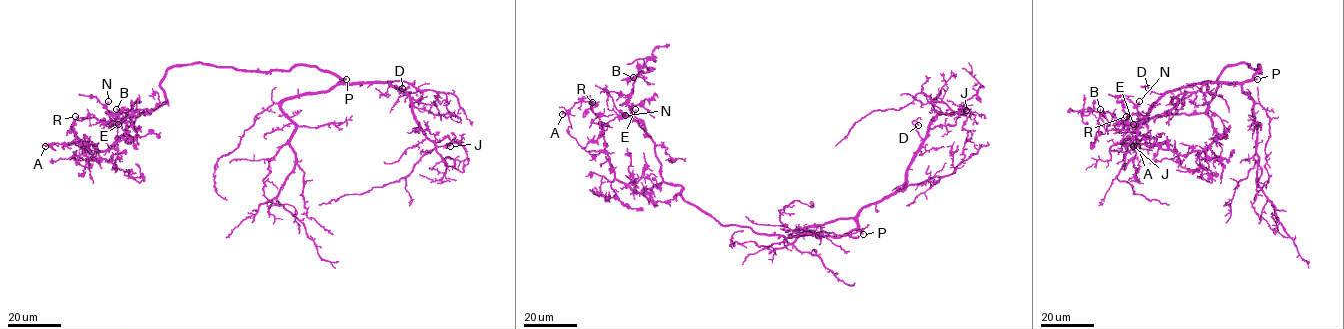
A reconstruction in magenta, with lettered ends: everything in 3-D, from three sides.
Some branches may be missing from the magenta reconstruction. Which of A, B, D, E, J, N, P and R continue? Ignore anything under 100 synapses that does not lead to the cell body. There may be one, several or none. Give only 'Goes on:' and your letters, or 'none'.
Goes on: P

